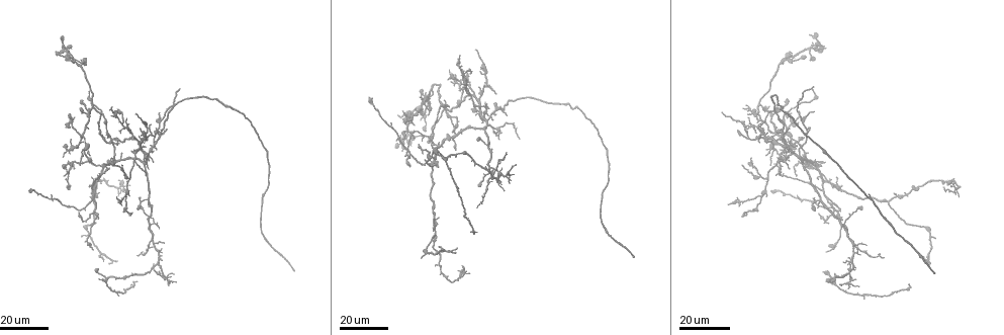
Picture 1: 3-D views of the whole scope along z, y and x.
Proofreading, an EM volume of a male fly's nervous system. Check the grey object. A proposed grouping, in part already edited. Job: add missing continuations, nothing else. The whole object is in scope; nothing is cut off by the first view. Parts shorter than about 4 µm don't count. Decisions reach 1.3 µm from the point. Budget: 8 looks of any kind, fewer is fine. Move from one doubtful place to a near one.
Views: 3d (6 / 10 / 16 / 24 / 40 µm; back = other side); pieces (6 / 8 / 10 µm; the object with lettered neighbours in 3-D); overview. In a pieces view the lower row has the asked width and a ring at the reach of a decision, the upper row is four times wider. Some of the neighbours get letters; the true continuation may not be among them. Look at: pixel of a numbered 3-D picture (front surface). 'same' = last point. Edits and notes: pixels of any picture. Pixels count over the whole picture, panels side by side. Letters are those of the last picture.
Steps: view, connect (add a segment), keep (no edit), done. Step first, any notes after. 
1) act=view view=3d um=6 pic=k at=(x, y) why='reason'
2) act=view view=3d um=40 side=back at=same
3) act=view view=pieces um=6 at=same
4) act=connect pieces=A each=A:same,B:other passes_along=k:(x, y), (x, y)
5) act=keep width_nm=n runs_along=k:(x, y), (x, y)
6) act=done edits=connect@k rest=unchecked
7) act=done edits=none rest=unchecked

act=view view=3d um=16 pic=1 at=(632, 258) why='an open end'

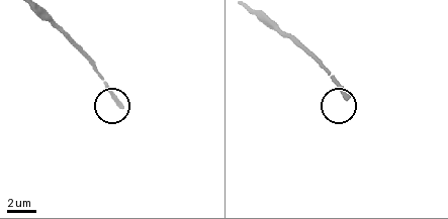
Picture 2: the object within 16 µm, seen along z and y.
act=view view=pieces um=8 pic=2 at=(345, 97) why='see the neighbours'

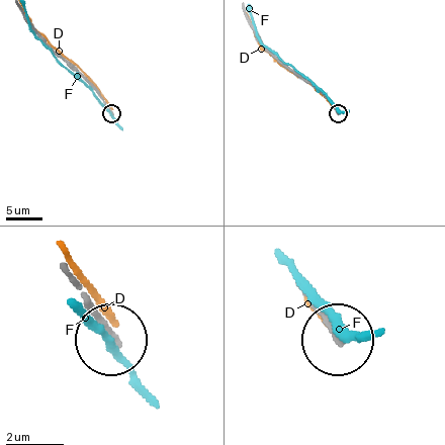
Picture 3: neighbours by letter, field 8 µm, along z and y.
act=keep width_nm=270 each=D:other,F:other runs_along=3:(303, 295), (333, 339) found='no lettered segment goes on from it'

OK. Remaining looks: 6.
act=view view=3d um=16 pic=1 at=(802, 136) why='branch stops here'

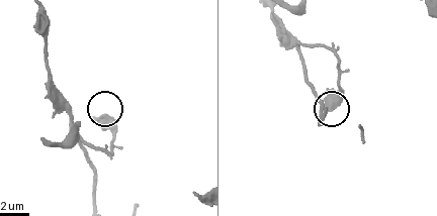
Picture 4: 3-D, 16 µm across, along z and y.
act=view view=pieces um=6 pic=4 at=(94, 117)

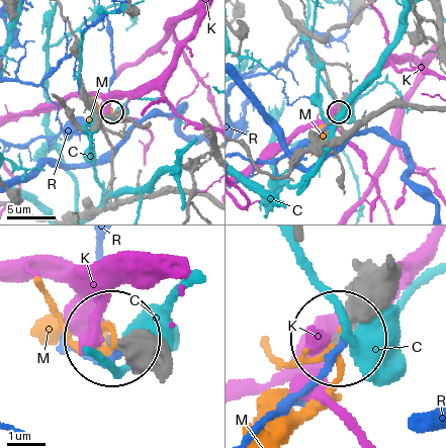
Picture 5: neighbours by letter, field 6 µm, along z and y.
act=keep each=C:other,K:other,M:other,R:other found='none of them fits'

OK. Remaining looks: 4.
act=view view=3d um=16 pic=1 at=(814, 86) why='branch stops here'

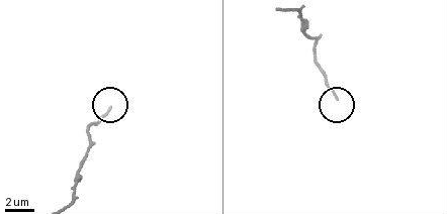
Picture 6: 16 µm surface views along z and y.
act=view view=pieces um=6 pic=6 at=(109, 107) why='see the neighbours'

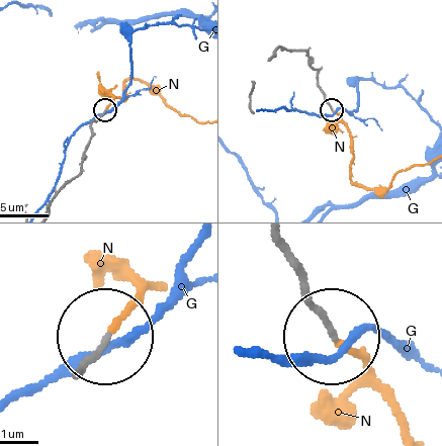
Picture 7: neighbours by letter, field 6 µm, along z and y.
act=connect pieces=N each=G:other,N:same passes_along=7:(286, 247), (302, 295), (357, 353), (402, 431) found='it goes on there'

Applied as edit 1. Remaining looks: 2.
act=view view=3d um=16 pic=1 at=(811, 34) why='branch stops here'

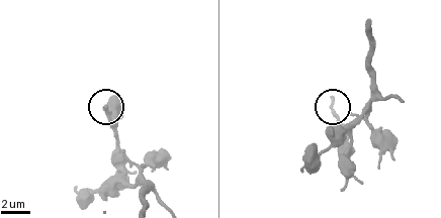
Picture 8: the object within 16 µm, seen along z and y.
act=view view=pieces um=10 pic=8 at=(107, 108)

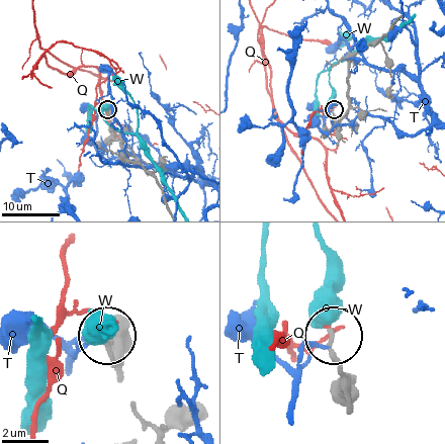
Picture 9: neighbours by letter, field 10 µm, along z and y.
act=keep each=Q:other,T:other,W:other runs_along=9:(352, 404), (331, 336) found='no lettered segment goes on from it'

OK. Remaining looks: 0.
act=done edits=connect@7 rest=unchecked

